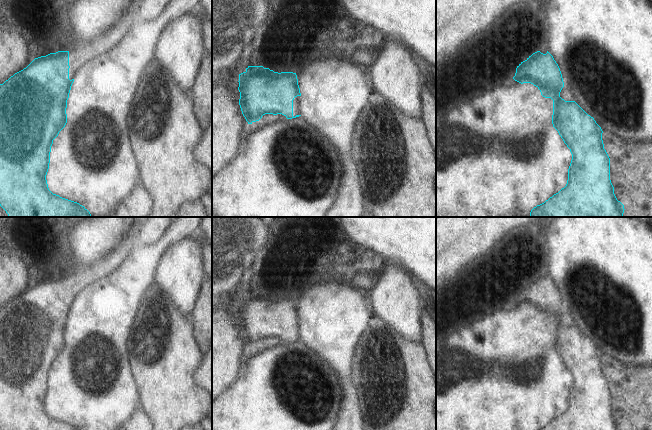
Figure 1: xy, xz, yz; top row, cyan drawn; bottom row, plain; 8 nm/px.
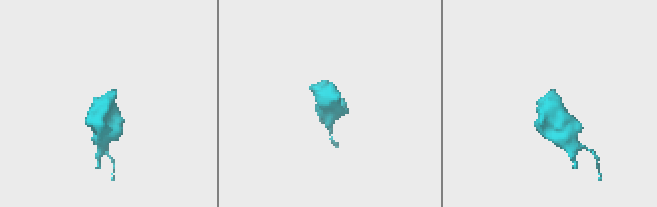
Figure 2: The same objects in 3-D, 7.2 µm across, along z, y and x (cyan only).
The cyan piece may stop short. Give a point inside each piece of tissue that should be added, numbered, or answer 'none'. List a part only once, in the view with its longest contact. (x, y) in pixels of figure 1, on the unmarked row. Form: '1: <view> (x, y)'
1: xy (78, 282)

